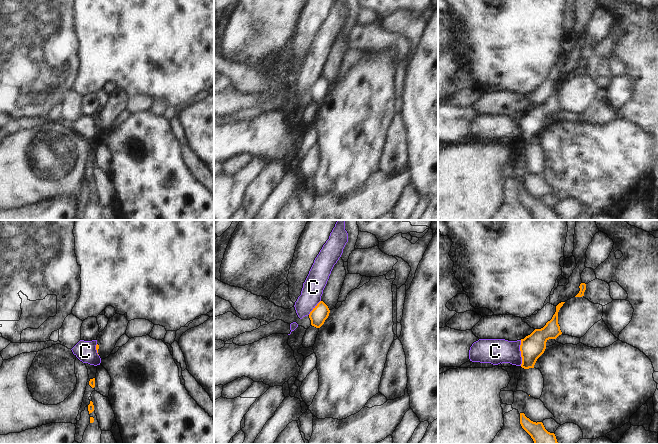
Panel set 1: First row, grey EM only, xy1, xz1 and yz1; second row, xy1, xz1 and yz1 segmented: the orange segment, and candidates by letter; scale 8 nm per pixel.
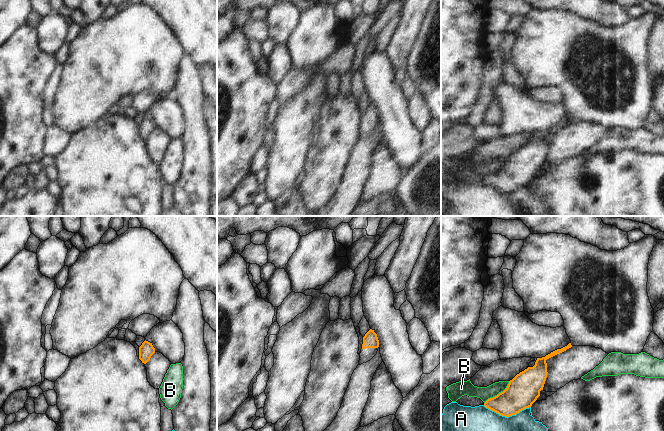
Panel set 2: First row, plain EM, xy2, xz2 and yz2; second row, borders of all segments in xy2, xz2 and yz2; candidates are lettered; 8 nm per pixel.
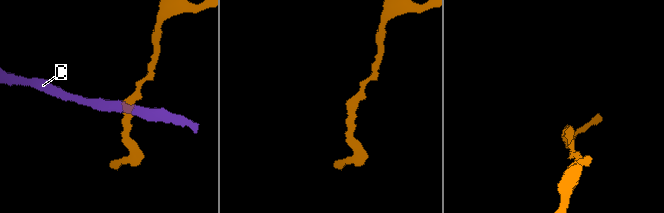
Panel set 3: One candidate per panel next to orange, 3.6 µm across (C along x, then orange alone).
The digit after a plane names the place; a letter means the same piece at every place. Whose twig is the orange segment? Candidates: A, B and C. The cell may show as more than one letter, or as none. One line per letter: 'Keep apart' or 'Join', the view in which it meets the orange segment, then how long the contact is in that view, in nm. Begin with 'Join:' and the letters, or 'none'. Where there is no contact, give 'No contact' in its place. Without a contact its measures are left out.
Join: none
A: Keep apart. Touches orange in yz2. Shared border 380 nm
B: Keep apart. Touches orange in yz2. Shared border 280 nm
C: Keep apart. Touches orange in yz1. Shared border 200 nm.

